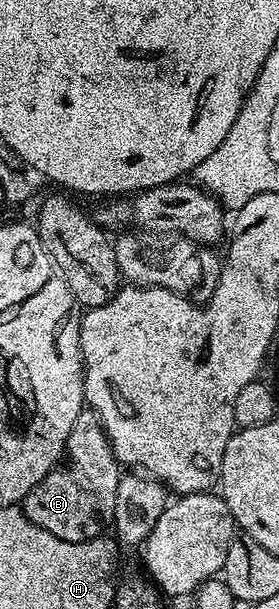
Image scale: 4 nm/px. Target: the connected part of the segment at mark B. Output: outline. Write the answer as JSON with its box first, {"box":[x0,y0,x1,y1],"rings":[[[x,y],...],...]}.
{"box":[23,410,122,543],"rings":[[[82,410],[75,425],[71,425],[71,437],[67,437],[61,462],[23,500],[25,516],[39,525],[39,529],[55,533],[59,541],[82,543],[98,538],[104,532],[101,530],[113,522],[115,497],[122,474],[122,468],[96,413]]]}

